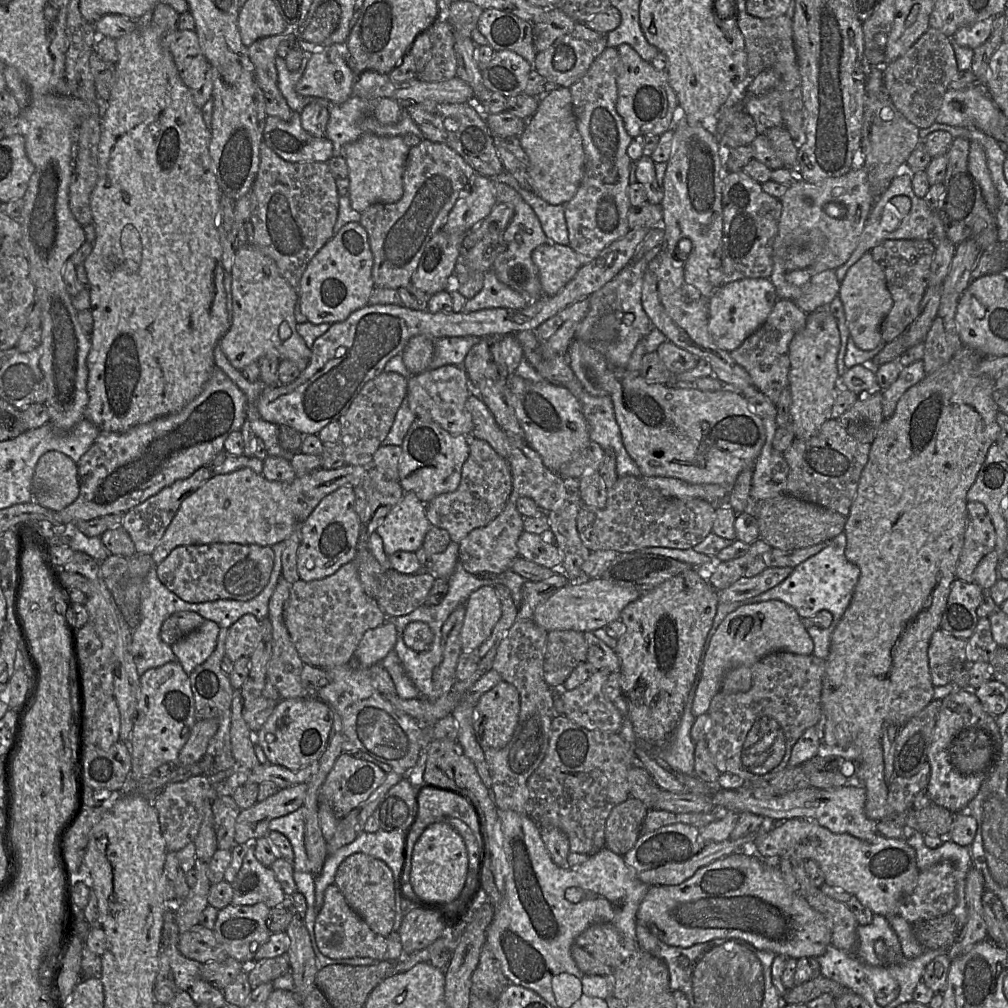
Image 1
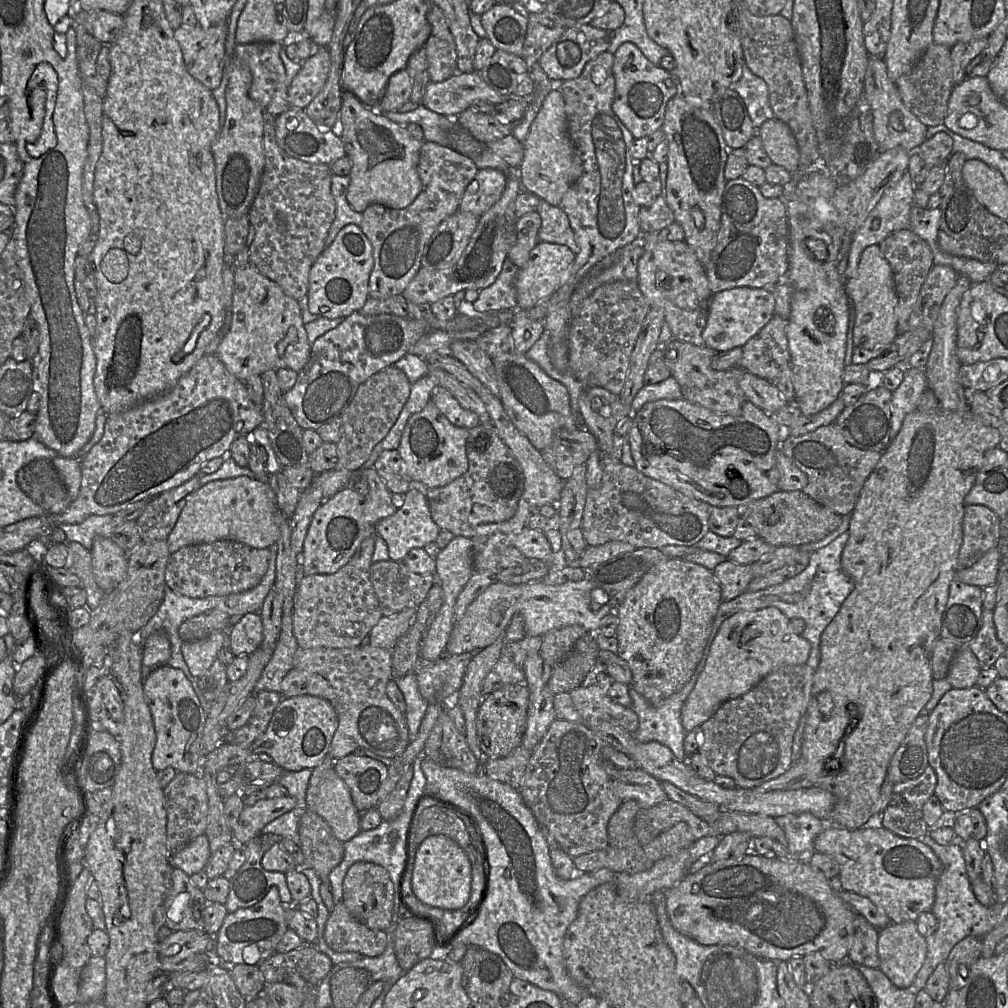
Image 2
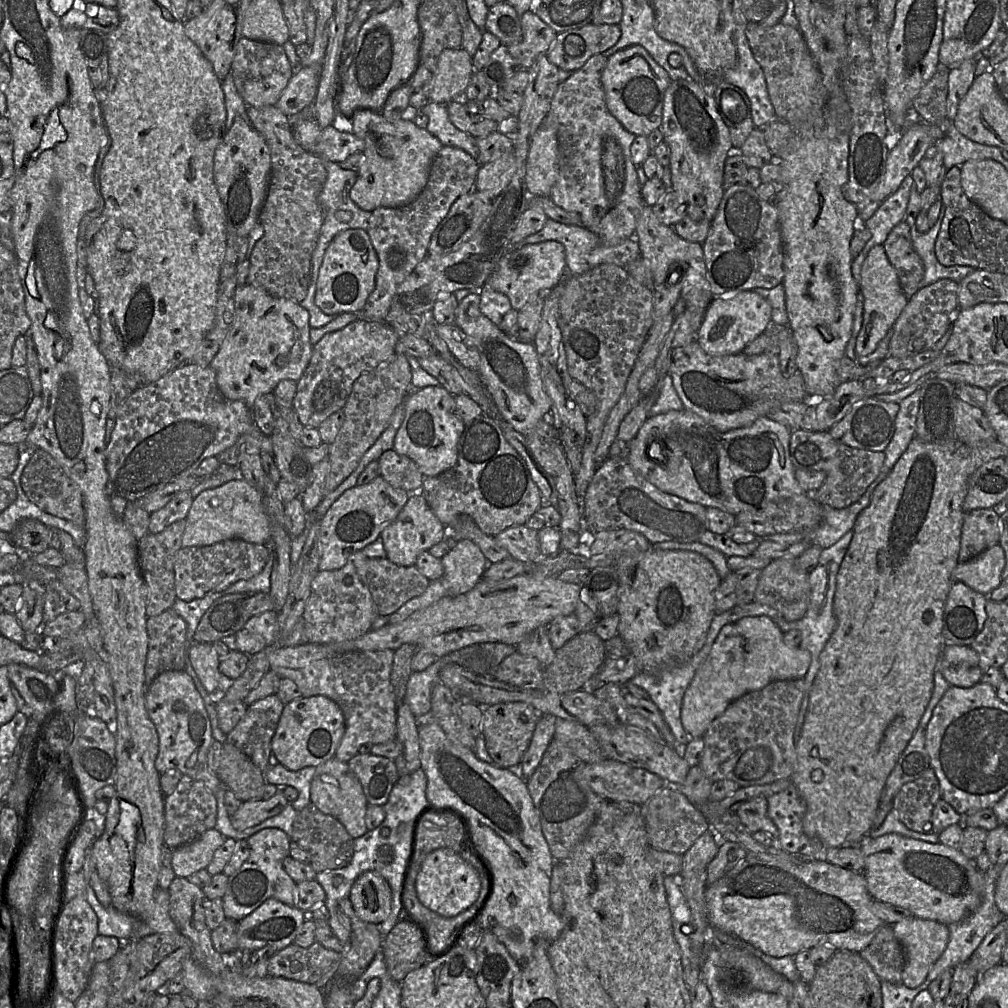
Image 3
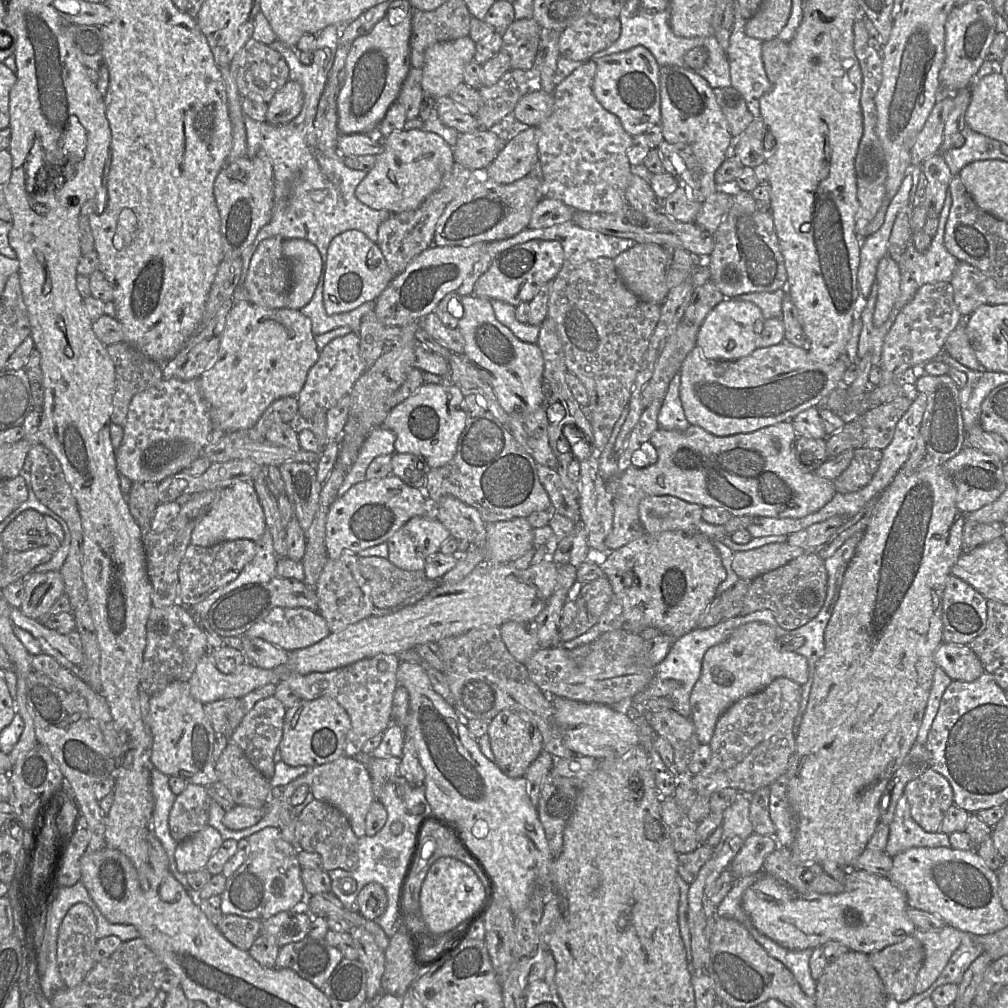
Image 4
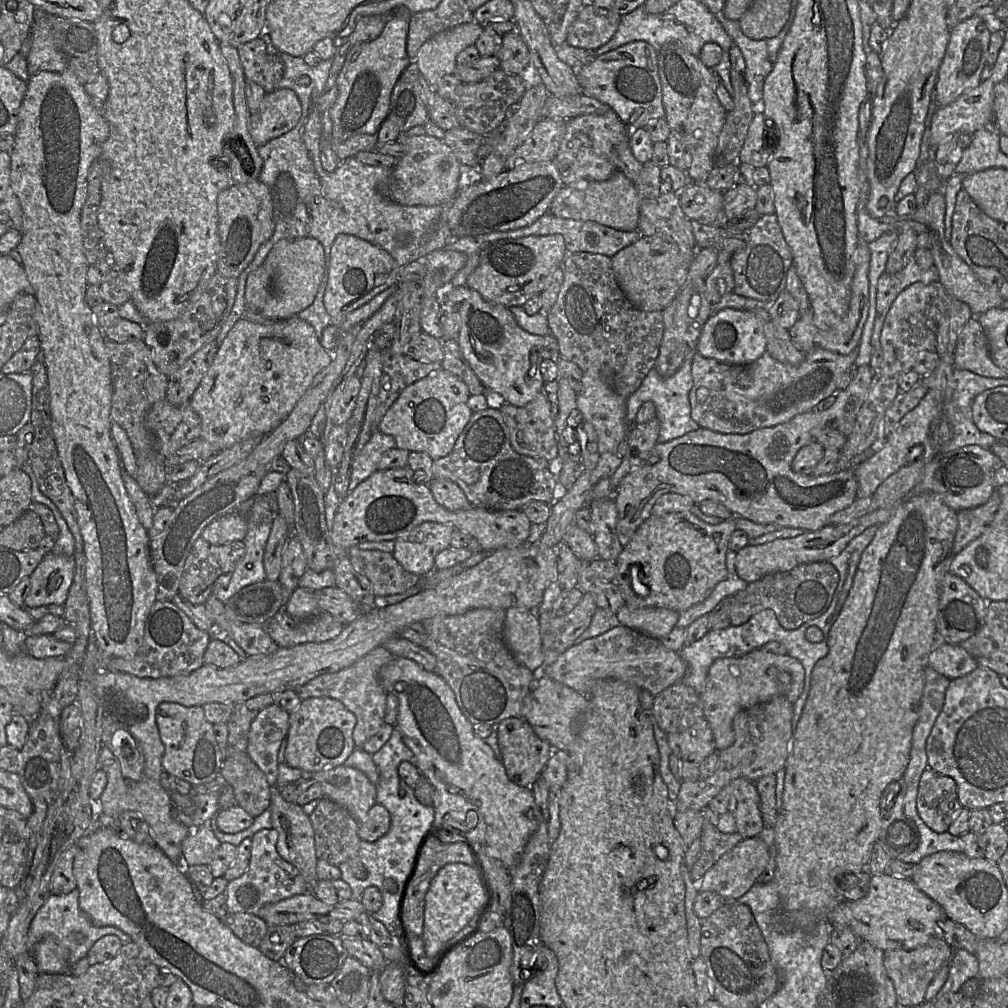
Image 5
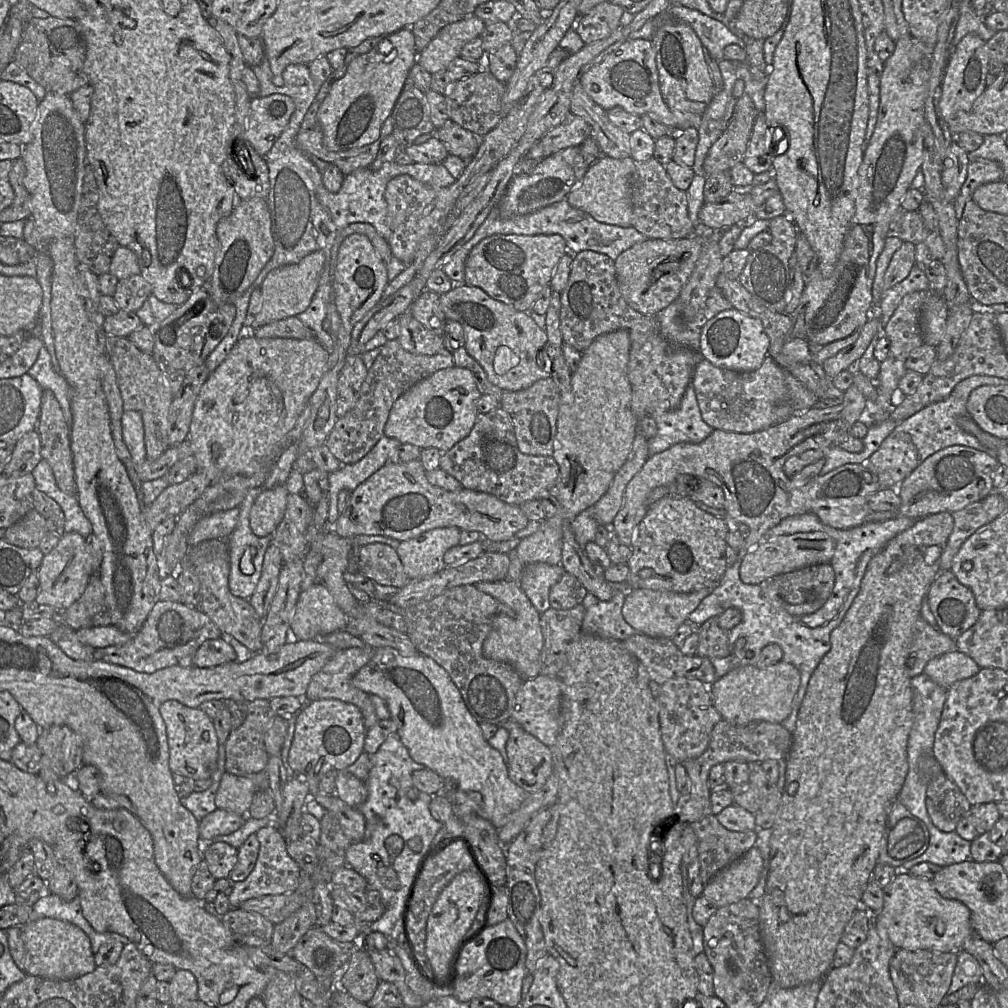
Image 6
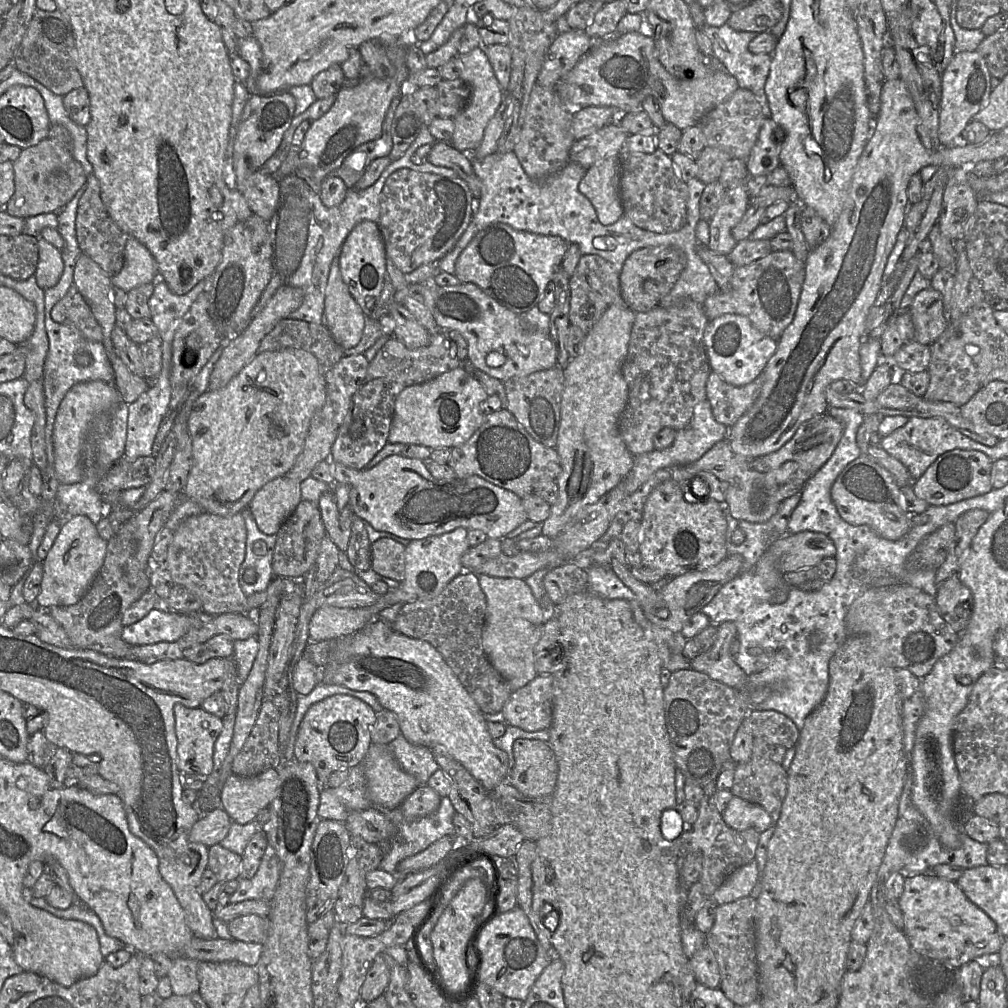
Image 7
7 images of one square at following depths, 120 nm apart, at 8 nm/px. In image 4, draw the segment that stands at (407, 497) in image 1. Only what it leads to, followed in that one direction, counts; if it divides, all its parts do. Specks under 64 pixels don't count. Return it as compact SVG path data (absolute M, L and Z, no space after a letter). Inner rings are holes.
M414 516L387 540L388 560L403 570L423 571L426 559L439 552L442 543L450 537L449 530L434 516Z

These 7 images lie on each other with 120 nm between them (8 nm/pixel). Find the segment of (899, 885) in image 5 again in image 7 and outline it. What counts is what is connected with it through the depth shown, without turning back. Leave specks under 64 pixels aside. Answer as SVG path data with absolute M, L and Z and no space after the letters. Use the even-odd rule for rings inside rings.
M932 873L907 875L904 890L897 901L906 935L914 953L950 968L959 968L972 960L994 960L1005 940L995 922L972 903L956 882Z

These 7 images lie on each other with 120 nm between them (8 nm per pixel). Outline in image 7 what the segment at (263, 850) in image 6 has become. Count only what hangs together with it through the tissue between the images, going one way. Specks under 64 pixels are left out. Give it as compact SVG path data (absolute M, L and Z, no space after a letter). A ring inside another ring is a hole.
M268 844L256 874L250 879L239 879L239 886L230 896L230 903L245 900L271 901L274 897L281 872L281 863L274 850Z

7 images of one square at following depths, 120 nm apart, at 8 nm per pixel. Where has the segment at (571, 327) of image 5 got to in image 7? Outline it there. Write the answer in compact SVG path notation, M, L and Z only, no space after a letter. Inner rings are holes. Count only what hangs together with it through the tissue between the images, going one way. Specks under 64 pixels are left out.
M584 254L569 278L570 287L570 324L578 326L587 334L603 313L611 305L627 308L621 296L619 272L614 265L595 254Z

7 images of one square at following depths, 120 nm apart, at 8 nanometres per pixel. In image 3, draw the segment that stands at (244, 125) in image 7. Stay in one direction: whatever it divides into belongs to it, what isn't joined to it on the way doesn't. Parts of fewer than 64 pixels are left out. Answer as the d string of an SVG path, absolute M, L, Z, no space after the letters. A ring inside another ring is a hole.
M322 65L299 66L275 106L285 115L294 115L315 100Z

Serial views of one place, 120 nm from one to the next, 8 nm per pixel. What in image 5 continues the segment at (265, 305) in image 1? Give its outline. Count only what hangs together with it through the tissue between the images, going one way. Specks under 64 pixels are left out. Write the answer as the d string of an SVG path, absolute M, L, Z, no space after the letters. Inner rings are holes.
M298 316L266 324L242 317L219 346L212 365L190 400L201 419L201 438L219 446L222 451L246 438L267 436L289 416L315 376L330 365L332 353L320 344L314 328Z

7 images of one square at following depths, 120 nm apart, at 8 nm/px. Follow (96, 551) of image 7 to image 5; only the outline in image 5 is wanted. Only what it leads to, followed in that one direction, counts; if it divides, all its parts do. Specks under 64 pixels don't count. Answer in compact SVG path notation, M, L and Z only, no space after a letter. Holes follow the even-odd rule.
M50 552L30 576L31 590L24 608L64 605L75 574L74 556Z

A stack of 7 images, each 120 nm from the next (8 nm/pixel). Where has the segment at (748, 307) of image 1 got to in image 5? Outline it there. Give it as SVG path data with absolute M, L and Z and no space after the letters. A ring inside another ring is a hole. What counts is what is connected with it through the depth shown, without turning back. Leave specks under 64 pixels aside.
M727 308L712 314L705 322L696 350L705 358L742 365L757 360L766 352L766 339L762 325L752 311Z

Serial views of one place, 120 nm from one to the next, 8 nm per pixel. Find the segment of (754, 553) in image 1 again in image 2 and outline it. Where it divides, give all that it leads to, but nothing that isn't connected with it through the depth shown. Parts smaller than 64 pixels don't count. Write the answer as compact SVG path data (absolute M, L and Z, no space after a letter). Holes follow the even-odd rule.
M728 559L719 563L712 572L721 586L722 601L729 601L746 592L753 578L750 564L738 564Z

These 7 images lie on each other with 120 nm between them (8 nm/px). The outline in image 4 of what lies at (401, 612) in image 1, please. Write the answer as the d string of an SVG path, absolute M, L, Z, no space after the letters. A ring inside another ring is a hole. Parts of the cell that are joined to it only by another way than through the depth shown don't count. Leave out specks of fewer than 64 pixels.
M377 556L359 557L359 569L370 586L372 603L379 609L401 604L427 580L423 571L403 570Z

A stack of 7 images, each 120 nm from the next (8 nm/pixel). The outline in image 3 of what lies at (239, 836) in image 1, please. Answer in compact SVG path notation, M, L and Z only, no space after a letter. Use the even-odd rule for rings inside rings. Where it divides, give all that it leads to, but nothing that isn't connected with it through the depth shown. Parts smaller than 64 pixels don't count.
M278 791L272 798L262 801L243 802L231 817L231 823L237 831L244 831L257 826L265 820L277 816L289 804L285 796Z

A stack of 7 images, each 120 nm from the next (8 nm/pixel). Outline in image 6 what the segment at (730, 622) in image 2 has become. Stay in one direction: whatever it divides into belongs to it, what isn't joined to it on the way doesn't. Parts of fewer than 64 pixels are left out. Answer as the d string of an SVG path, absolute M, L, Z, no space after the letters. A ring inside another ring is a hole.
M779 661L765 668L750 665L734 668L708 686L722 720L735 726L745 726L762 721L781 724L792 711L800 682L799 670L790 663Z

